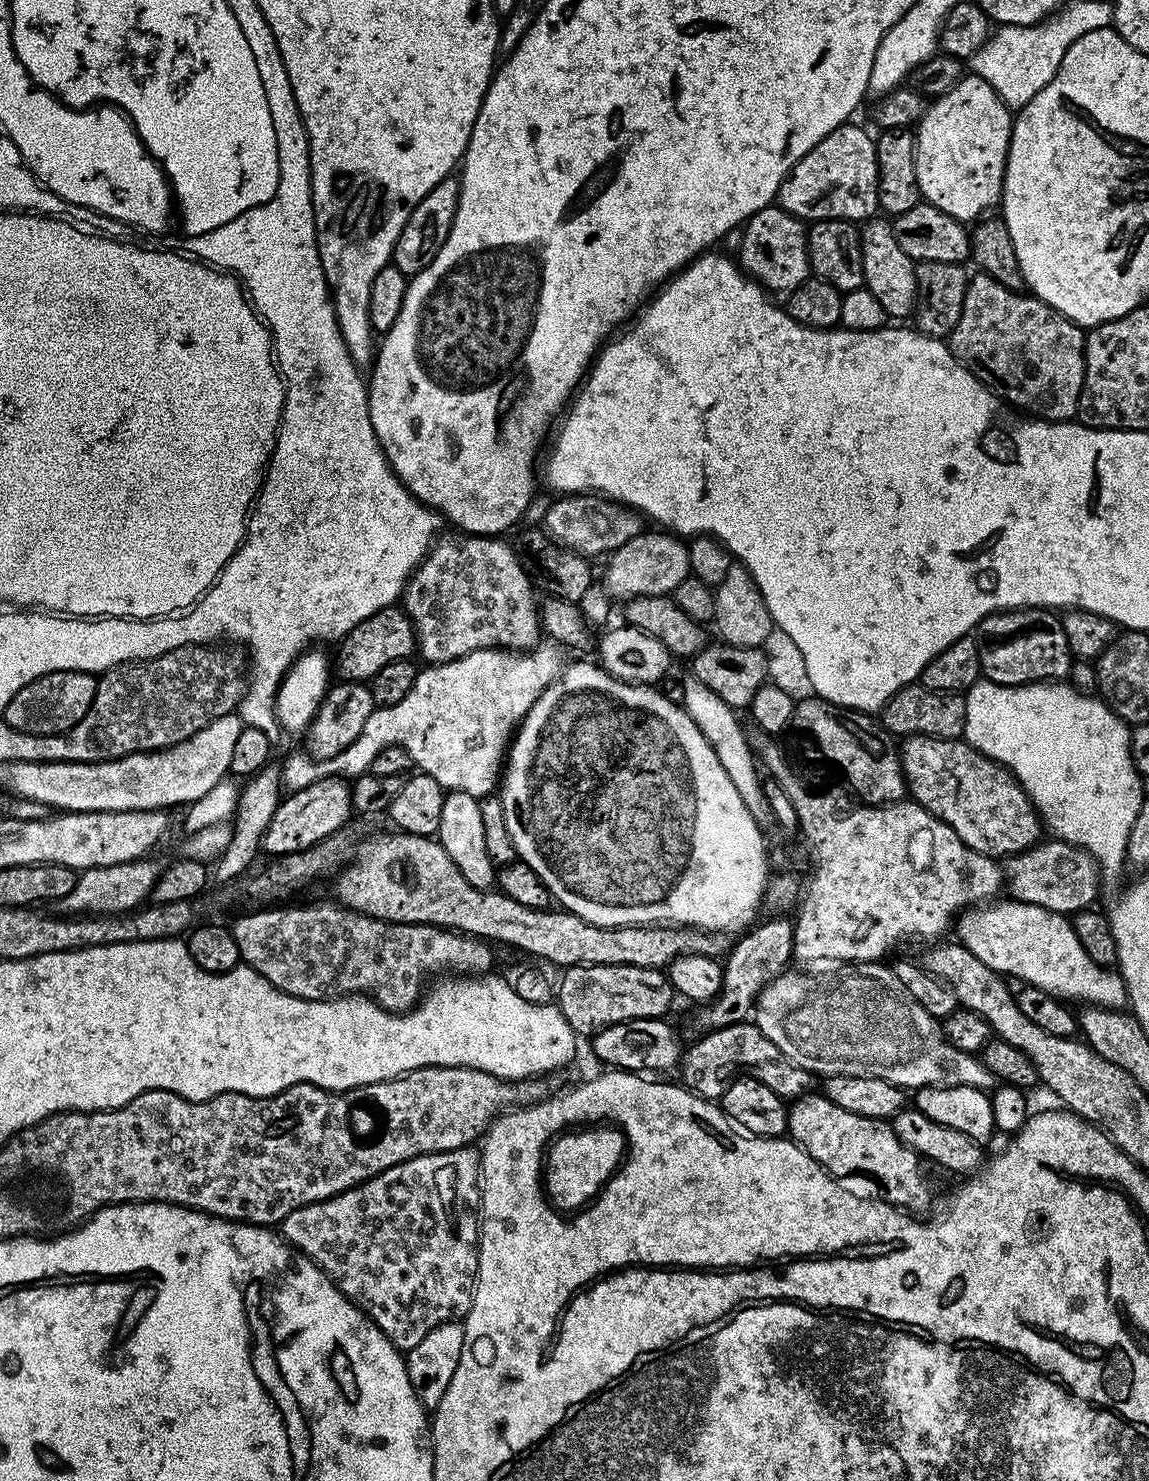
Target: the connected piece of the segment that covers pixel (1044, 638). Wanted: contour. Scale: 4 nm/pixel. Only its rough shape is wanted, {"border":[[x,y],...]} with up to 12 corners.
{"border":[[1051,611],[995,612],[974,629],[995,684],[1056,682],[1074,657]]}

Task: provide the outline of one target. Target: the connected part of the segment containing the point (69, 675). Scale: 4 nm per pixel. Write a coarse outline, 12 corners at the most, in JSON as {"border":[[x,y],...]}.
{"border":[[47,672],[2,709],[14,730],[68,732],[96,697],[90,672]]}

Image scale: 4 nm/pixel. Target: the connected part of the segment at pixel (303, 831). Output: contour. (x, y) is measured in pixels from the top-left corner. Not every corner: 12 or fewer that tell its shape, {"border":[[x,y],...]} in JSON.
{"border":[[328,776],[280,800],[261,838],[272,858],[341,831],[349,781]]}

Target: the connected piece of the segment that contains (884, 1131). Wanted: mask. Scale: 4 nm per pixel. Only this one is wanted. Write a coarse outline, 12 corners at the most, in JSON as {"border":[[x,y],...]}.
{"border":[[823,1094],[788,1104],[787,1135],[833,1178],[884,1181],[910,1154],[887,1120]]}

